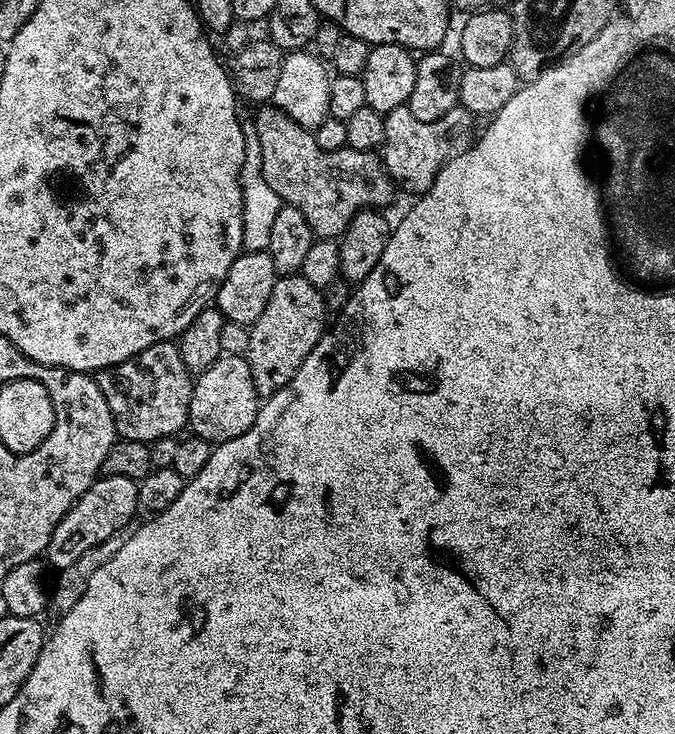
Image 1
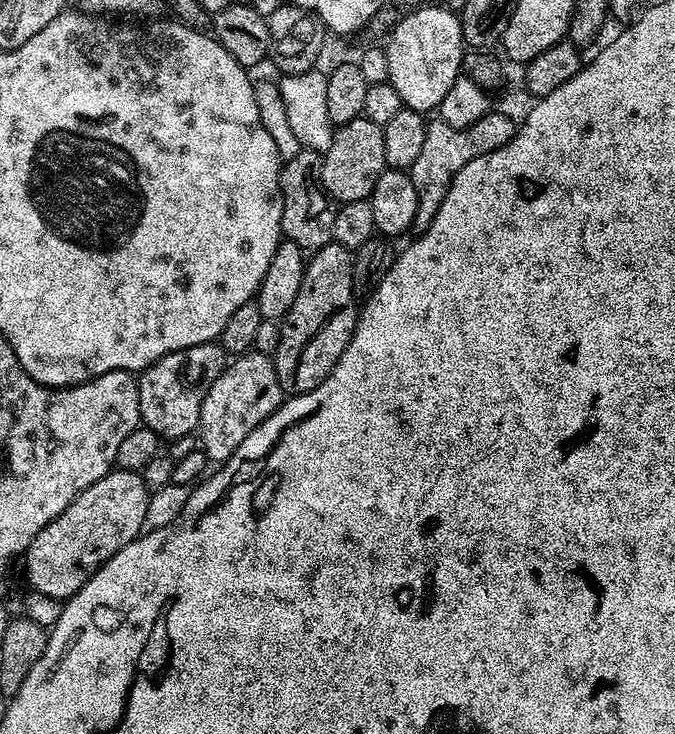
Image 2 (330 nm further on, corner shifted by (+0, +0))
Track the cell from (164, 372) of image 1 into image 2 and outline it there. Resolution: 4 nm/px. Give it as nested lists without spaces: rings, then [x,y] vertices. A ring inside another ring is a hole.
[[[216,342],[183,348],[155,360],[138,376],[143,427],[154,430],[168,442],[193,435],[200,427],[202,402],[225,367],[226,353]]]

